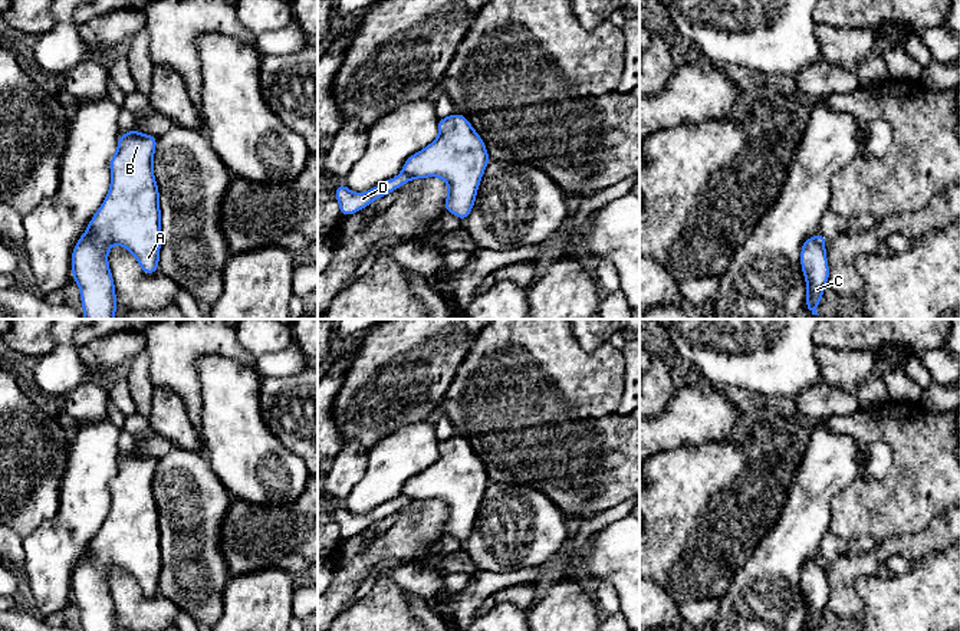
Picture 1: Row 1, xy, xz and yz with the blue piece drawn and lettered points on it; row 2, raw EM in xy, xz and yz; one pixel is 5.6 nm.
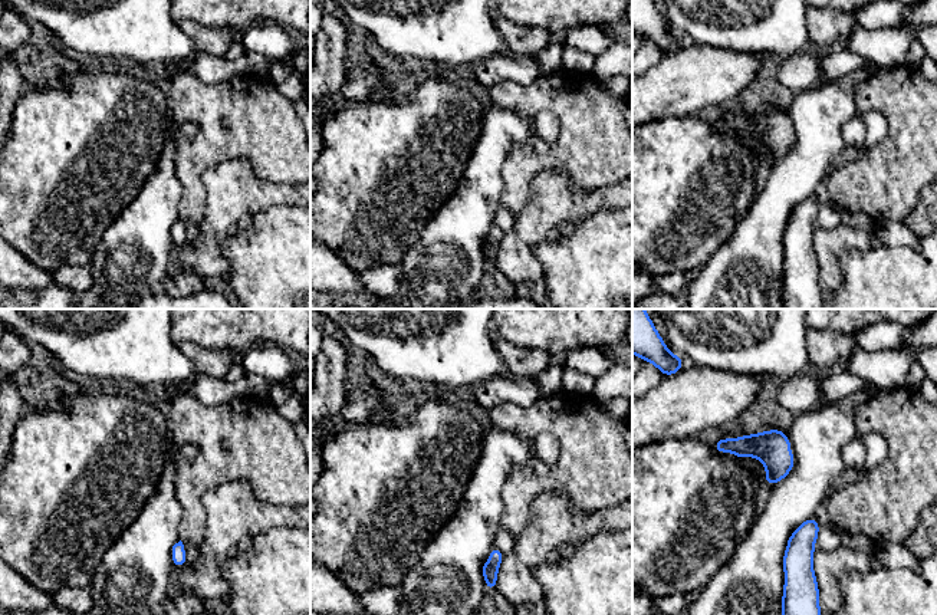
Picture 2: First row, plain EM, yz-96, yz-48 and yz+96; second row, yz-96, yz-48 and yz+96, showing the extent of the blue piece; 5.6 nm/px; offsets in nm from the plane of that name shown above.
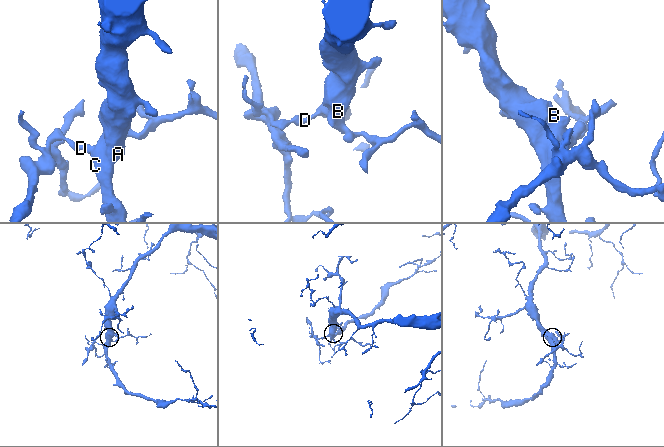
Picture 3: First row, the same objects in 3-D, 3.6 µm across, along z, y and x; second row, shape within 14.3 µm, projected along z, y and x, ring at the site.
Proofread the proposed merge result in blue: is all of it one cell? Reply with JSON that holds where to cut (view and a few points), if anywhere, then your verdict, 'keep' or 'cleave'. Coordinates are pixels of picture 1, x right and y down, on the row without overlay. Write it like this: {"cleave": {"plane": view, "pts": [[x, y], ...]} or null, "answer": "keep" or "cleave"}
{"cleave": {"plane": "xz", "pts": [[401, 495], [410, 500]]}, "answer": "cleave"}

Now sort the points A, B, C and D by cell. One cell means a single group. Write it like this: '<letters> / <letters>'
A B C / D

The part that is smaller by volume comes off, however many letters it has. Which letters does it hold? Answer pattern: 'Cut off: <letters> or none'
Cut off: D

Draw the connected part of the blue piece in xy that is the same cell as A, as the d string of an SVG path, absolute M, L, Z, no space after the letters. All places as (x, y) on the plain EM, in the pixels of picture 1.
M138 450L118 457L118 471L109 482L109 513L91 540L85 561L75 568L70 581L72 598L80 611L83 631L116 631L118 628L108 586L108 574L112 566L119 566L132 575L145 597L160 591L161 532L152 487L157 464L155 457L144 457Z

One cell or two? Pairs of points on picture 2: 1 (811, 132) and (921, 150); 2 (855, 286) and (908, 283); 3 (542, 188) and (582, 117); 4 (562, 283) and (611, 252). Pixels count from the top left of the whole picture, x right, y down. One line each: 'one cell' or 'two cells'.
1: two cells
2: one cell
3: two cells
4: one cell

